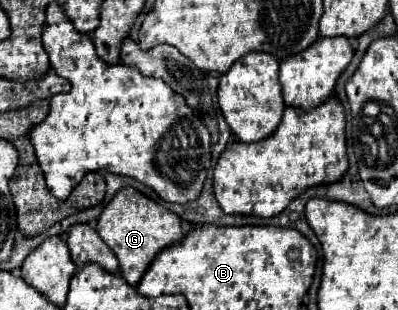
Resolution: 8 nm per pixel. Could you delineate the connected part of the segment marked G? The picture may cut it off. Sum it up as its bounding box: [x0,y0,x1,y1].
[97,187,183,285]

